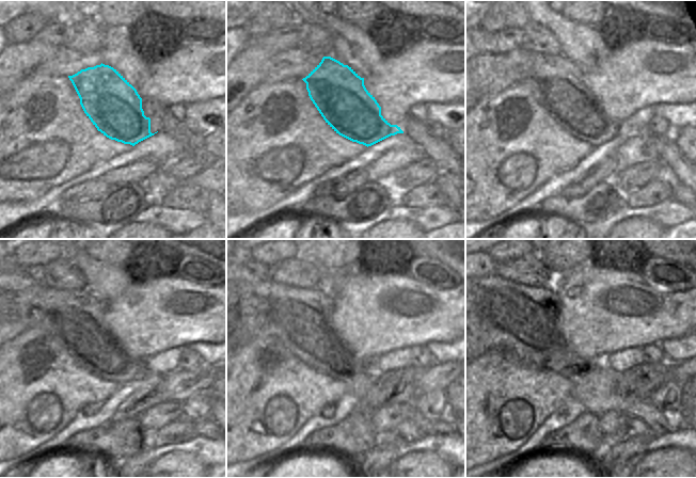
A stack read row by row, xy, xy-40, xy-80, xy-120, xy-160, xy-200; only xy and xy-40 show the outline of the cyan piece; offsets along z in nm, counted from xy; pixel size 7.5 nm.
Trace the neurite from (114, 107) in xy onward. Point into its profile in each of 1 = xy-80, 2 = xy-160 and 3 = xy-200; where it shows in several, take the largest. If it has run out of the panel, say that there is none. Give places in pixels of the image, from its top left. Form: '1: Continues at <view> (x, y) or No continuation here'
1: Continues at xy-80 (557, 82)
2: Continues at xy-160 (300, 318)
3: Continues at xy-200 (487, 313).

